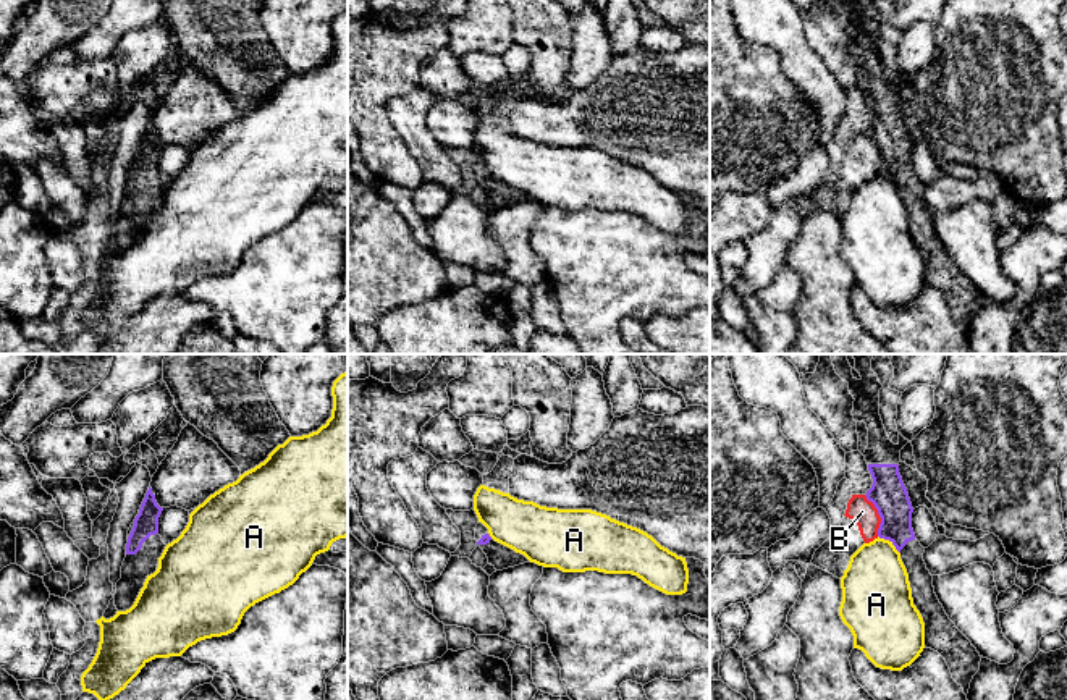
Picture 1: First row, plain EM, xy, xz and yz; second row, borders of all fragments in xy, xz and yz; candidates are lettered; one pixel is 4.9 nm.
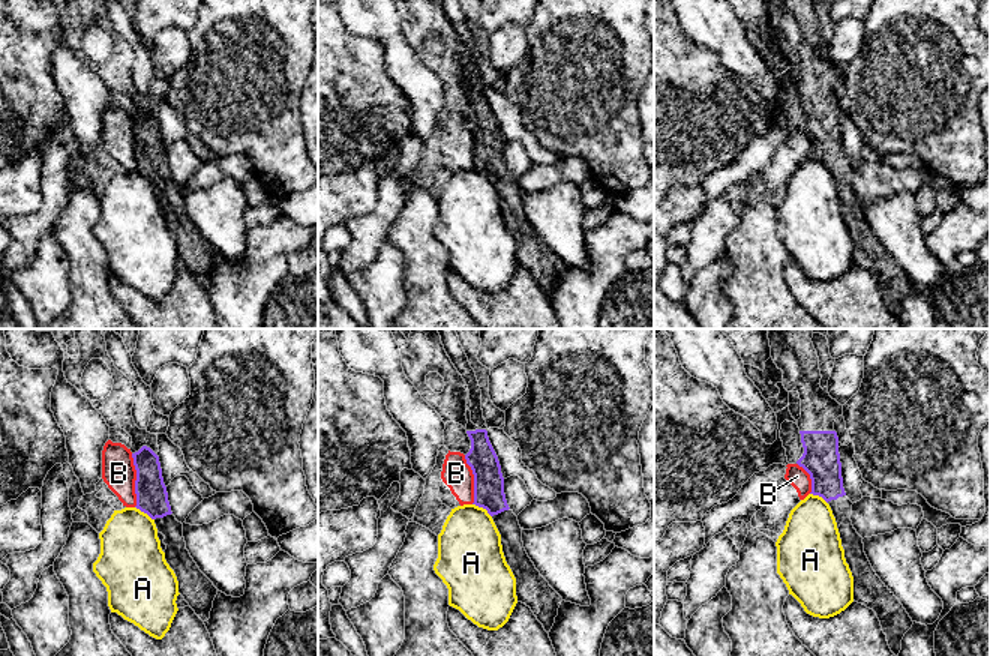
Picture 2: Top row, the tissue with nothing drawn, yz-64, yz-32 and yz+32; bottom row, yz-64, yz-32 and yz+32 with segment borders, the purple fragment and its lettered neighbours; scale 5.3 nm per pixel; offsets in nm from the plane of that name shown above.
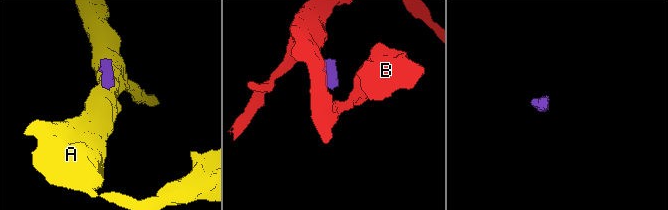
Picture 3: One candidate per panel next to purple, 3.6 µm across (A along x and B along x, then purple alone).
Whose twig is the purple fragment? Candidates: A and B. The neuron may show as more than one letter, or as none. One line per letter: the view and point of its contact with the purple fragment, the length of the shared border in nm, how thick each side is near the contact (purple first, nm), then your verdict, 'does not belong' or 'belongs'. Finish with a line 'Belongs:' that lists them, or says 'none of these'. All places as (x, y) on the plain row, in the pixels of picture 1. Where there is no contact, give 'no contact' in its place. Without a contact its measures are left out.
A: meets purple in yz at (889, 178); contact 140 nm long; 180 nm thick on the purple side, 340 nm on the other; does not belong
B: meets purple in yz at (880, 154); contact 220 nm long; 180 nm thick on the purple side, 130 nm on the other; does not belong
Belongs: none of these

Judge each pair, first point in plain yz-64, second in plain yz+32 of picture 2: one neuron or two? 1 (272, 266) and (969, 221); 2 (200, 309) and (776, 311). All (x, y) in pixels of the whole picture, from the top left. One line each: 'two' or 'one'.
1: one
2: two

